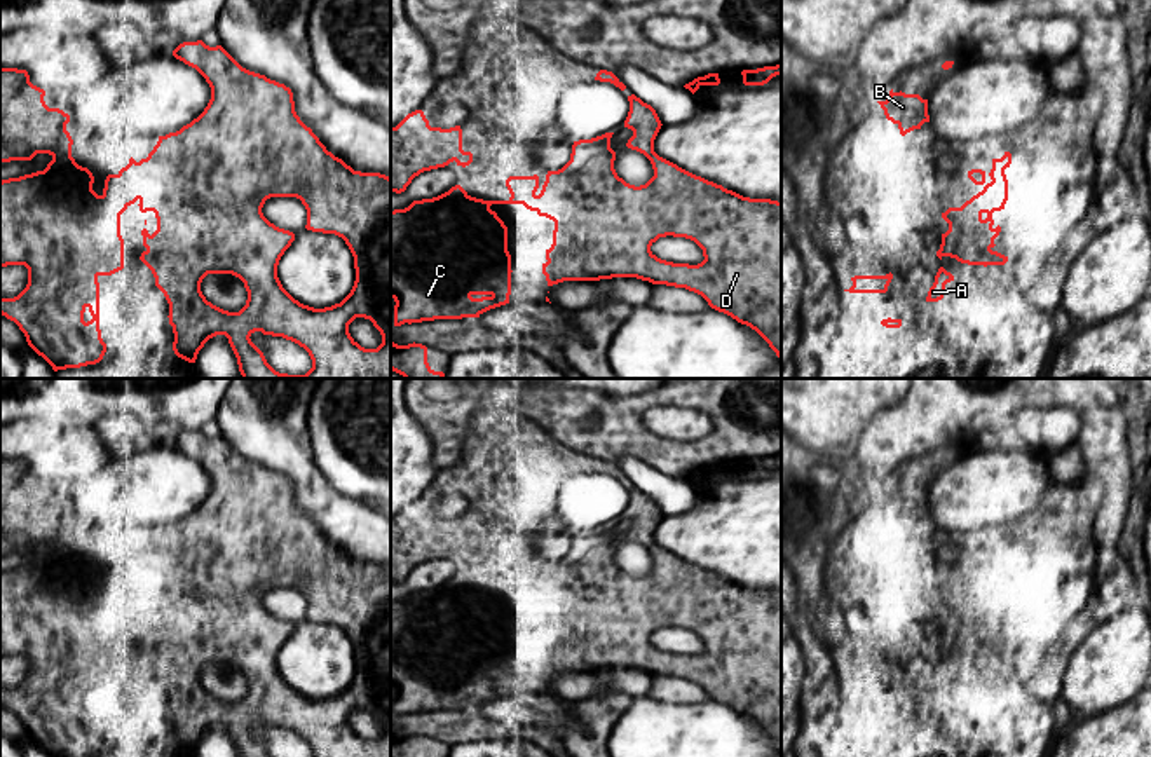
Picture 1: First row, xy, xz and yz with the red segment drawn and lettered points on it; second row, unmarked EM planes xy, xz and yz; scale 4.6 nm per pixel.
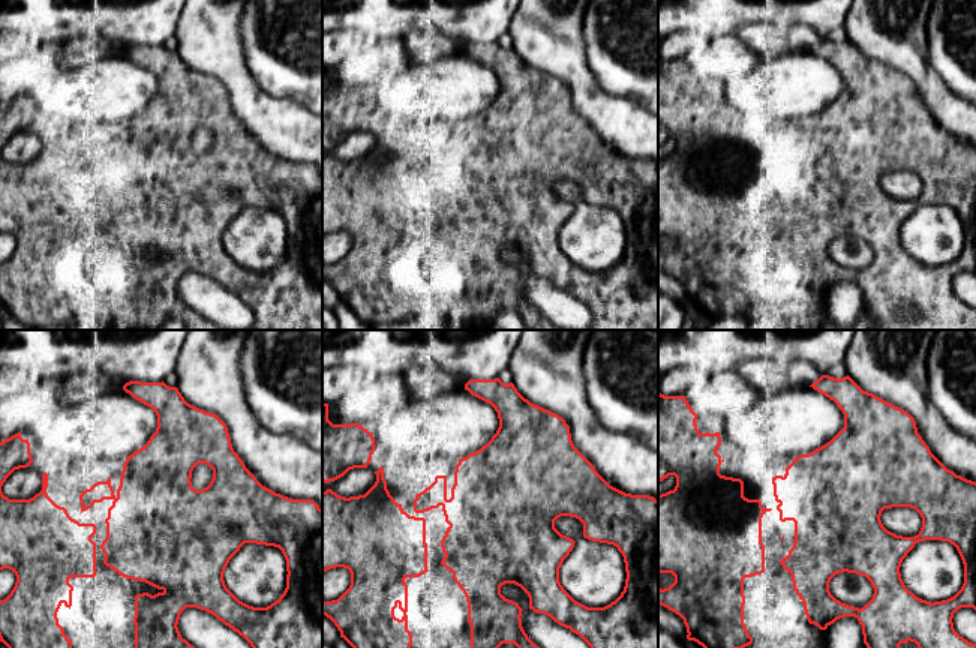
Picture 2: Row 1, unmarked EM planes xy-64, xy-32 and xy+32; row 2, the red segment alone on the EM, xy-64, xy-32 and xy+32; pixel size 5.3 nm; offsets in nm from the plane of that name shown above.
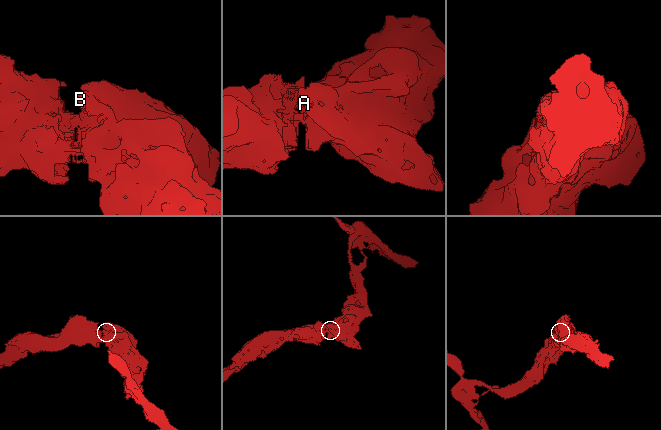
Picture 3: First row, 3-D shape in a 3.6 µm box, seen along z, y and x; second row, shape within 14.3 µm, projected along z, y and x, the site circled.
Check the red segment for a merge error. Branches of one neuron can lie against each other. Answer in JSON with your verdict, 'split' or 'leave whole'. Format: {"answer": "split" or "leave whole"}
{"answer": "leave whole"}

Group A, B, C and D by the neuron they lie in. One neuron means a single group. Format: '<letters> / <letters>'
A B C D

